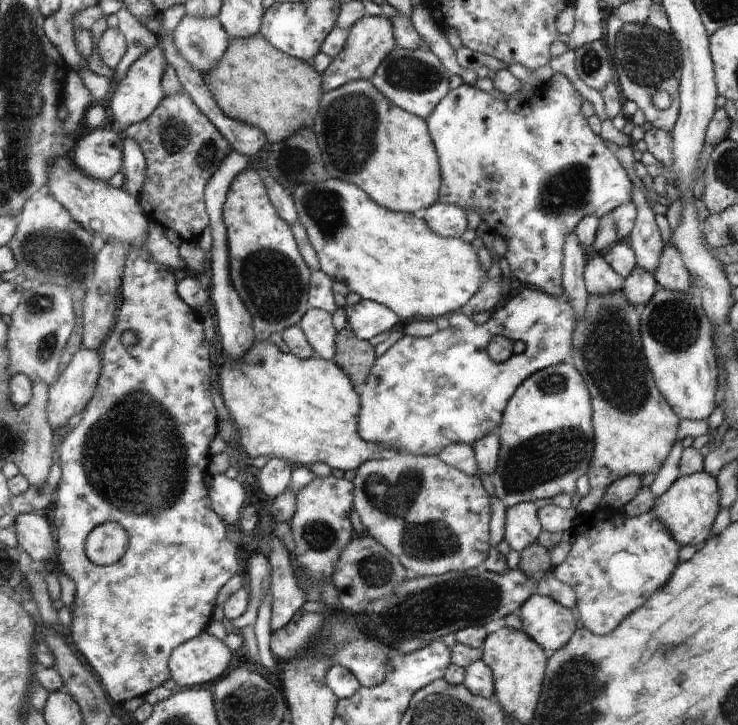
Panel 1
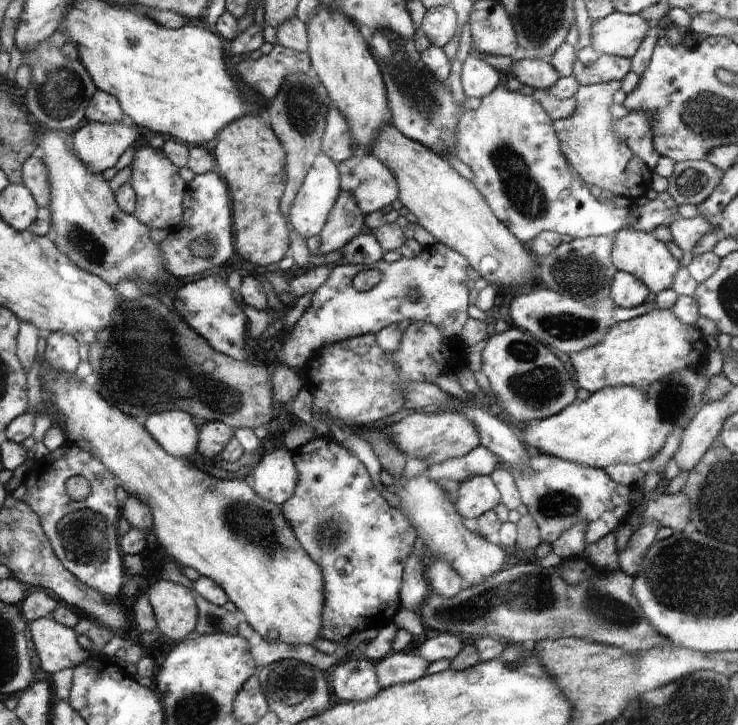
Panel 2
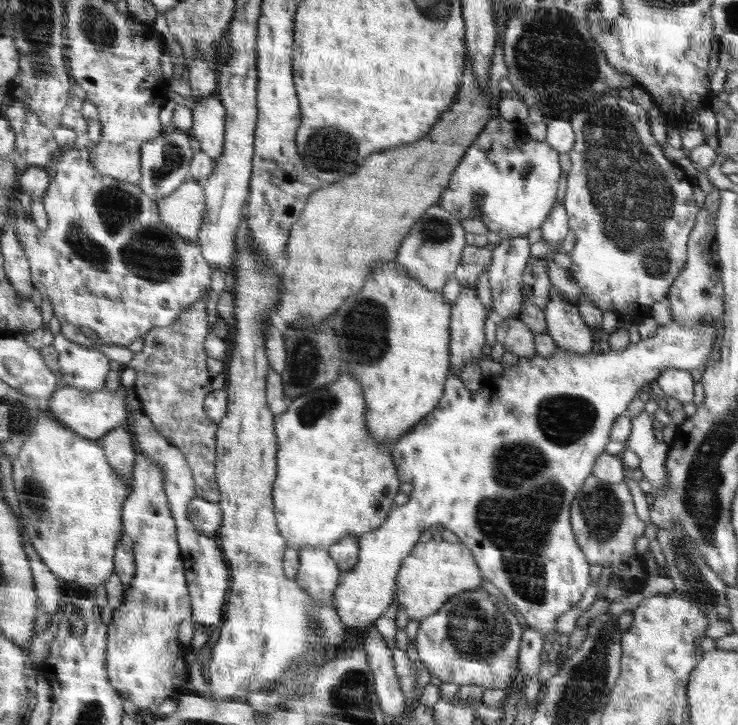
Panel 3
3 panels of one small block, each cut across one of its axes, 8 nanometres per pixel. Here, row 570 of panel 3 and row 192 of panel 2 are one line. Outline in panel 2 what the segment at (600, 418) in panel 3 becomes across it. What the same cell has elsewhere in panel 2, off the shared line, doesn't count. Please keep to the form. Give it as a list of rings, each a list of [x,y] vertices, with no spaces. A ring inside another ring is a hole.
[[[504,84],[481,100],[480,106],[475,110],[462,111],[459,124],[455,128],[453,152],[473,170],[472,182],[475,187],[521,243],[525,246],[530,245],[534,238],[544,231],[554,231],[562,236],[568,234],[574,239],[596,235],[606,235],[612,239],[620,229],[628,226],[632,207],[609,206],[603,200],[592,196],[588,191],[588,184],[565,159],[551,115],[532,95],[510,91]],[[361,152],[338,164],[339,185],[342,190],[354,195],[355,201],[366,216],[376,211],[382,211],[384,206],[392,204],[399,196],[399,185],[396,175],[382,160],[370,152]]]

